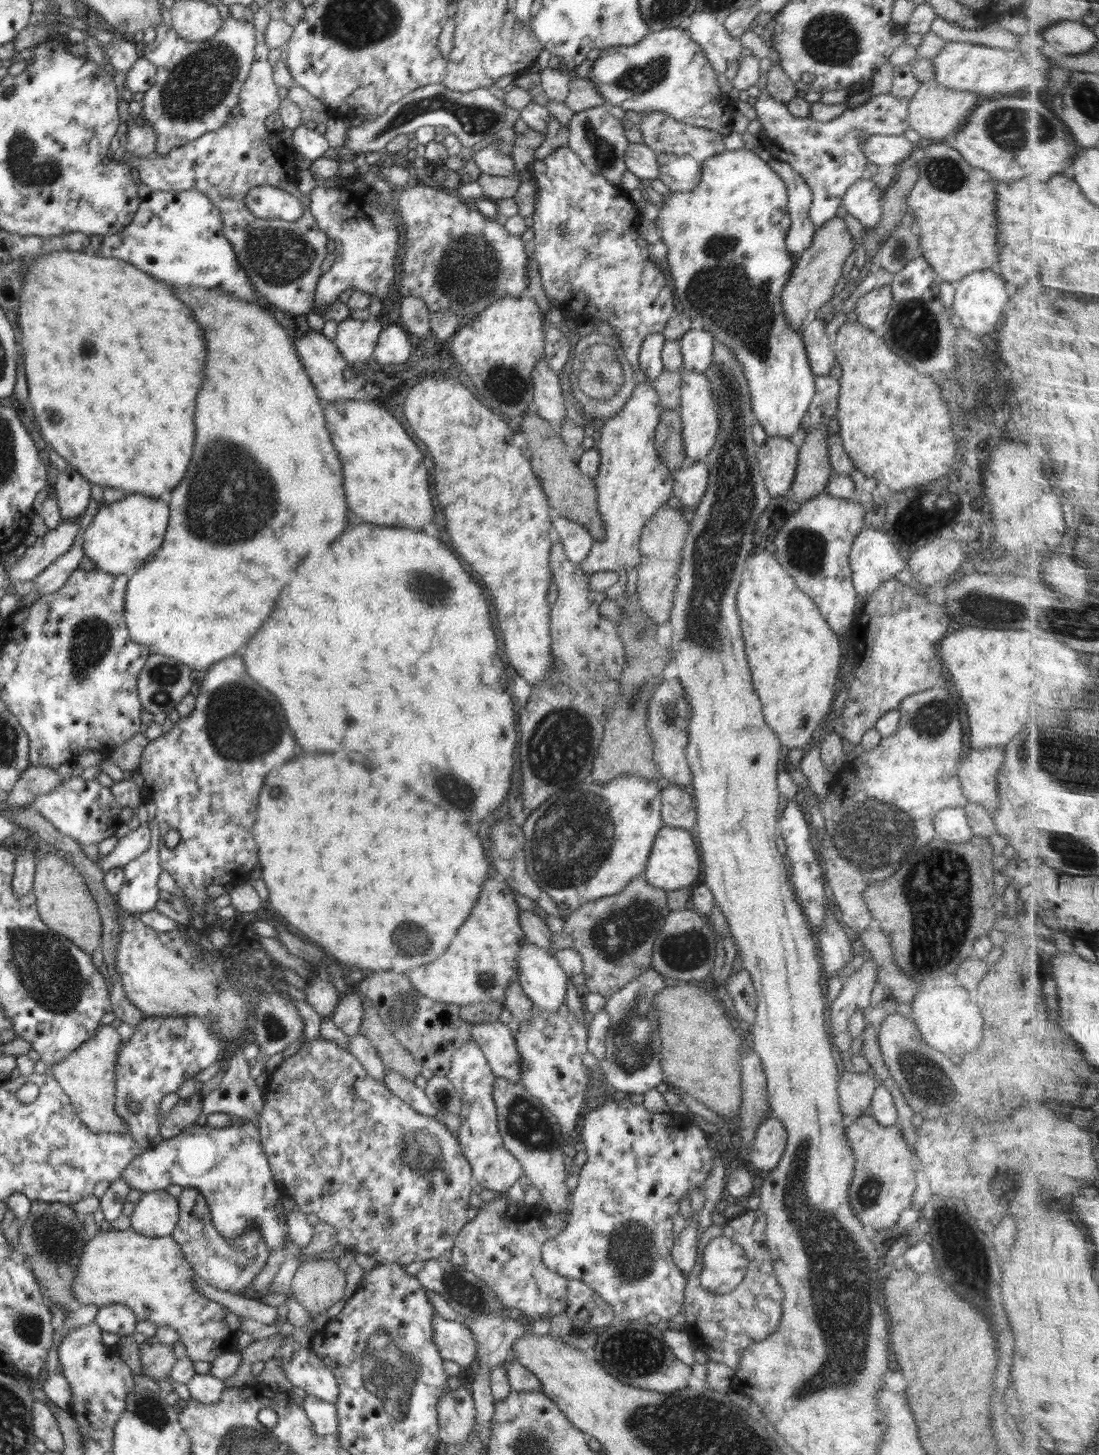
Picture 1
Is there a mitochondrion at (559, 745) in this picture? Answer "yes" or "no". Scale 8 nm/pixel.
yes

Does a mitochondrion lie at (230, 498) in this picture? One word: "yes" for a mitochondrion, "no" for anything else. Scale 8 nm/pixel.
yes

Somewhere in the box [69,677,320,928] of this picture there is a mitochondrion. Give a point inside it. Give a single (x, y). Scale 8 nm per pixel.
(240, 730)

